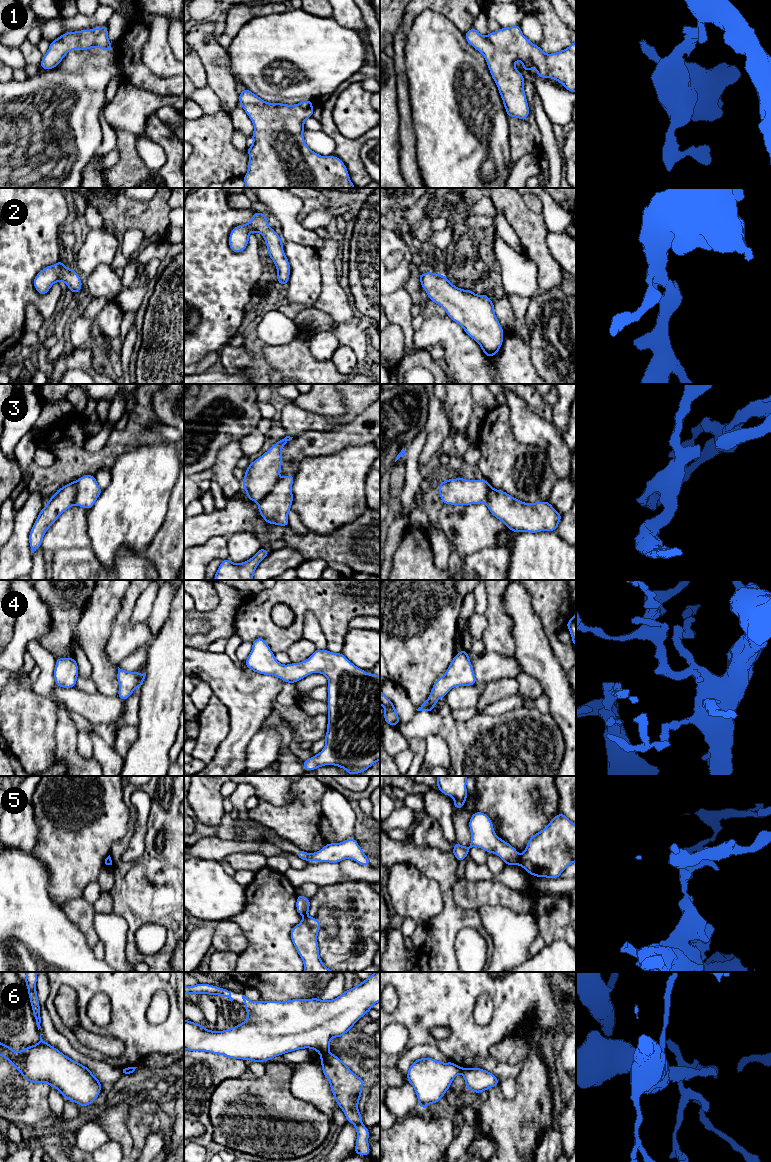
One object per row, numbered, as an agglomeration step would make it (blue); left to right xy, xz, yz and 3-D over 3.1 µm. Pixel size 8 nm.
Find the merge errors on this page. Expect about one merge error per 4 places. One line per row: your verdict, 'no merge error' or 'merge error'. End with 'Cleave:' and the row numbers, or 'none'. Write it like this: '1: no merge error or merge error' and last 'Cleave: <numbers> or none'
1: no merge error
2: no merge error
3: no merge error
4: no merge error
5: merge error
6: merge error
Cleave: 5, 6

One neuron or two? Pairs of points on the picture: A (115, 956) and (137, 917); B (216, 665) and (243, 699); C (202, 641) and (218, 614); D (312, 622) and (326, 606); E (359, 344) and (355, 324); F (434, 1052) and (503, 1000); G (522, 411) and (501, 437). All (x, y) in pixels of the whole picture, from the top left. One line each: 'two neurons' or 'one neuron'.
A: two neurons
B: one neuron
C: one neuron
D: two neurons
E: one neuron
F: two neurons
G: two neurons

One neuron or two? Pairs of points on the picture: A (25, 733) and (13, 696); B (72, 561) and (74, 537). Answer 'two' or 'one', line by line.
A: one
B: two

